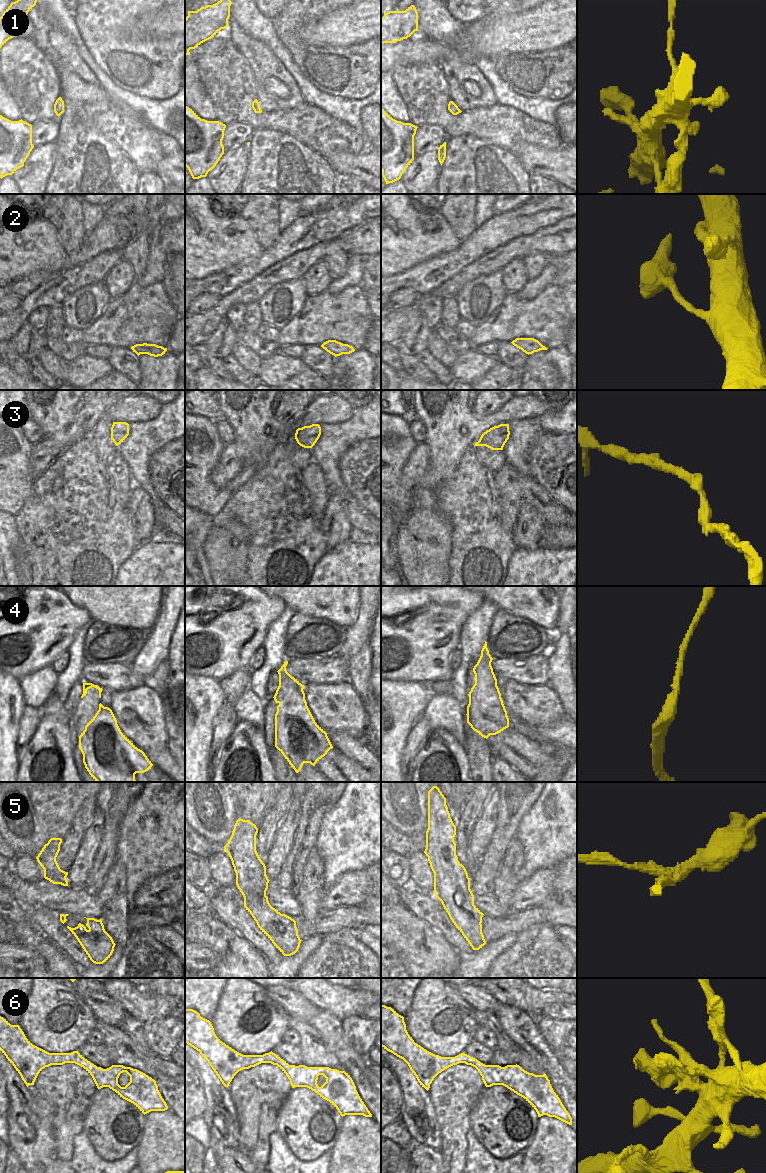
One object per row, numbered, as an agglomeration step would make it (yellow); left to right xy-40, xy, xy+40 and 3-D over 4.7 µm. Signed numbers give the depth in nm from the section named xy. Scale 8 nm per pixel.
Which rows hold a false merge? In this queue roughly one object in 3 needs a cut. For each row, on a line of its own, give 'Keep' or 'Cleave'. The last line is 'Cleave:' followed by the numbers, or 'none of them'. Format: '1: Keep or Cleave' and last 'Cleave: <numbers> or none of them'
1: Keep
2: Cleave
3: Keep
4: Keep
5: Cleave
6: Keep
Cleave: 2, 5.

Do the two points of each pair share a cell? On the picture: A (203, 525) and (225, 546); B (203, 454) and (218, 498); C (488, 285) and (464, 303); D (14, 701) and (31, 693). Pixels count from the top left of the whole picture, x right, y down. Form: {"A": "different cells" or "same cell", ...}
{"A": "different cells", "B": "same cell", "C": "same cell", "D": "different cells"}

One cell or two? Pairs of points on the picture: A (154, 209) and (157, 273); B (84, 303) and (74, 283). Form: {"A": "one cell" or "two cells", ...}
{"A": "one cell", "B": "two cells"}

